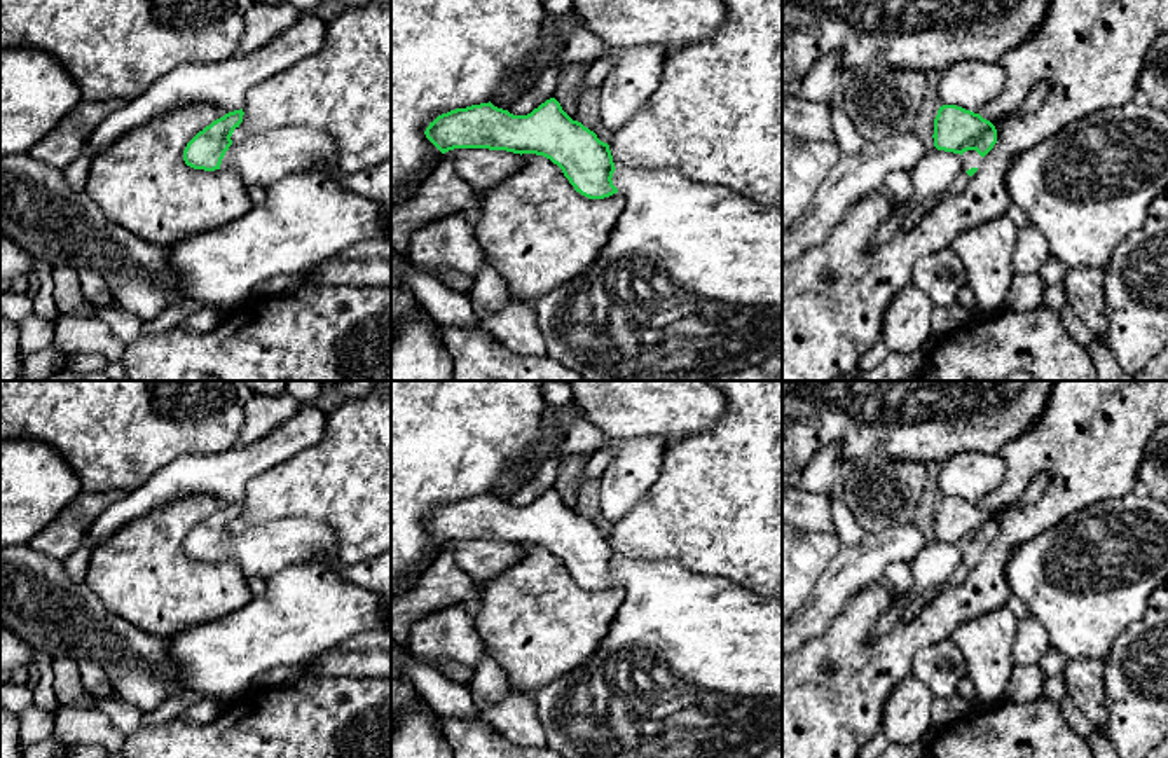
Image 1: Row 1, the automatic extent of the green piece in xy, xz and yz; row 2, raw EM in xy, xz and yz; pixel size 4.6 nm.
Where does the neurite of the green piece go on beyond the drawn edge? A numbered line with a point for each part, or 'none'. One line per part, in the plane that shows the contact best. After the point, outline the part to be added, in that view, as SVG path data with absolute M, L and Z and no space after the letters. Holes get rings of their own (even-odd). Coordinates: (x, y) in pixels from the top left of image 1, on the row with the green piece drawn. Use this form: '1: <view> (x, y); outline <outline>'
1: xz (688, 285); outline M623 169L613 173L613 185L627 206L592 265L571 281L546 292L532 304L536 327L545 337L546 355L585 381L705 381L761 365L782 349L782 203L766 204L747 199L726 185L711 185L684 176L677 169Z

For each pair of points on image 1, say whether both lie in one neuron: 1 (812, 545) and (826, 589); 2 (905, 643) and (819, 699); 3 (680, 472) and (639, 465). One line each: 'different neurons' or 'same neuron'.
1: different neurons
2: same neuron
3: different neurons

